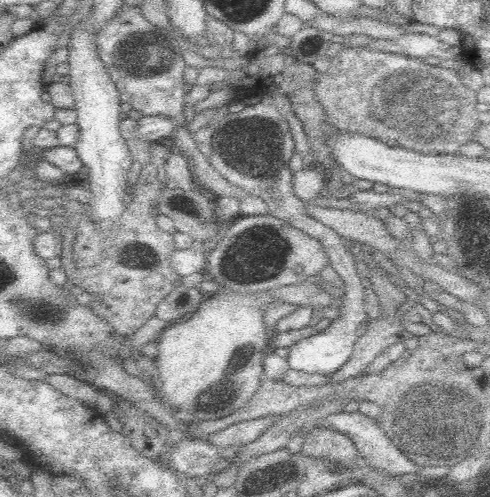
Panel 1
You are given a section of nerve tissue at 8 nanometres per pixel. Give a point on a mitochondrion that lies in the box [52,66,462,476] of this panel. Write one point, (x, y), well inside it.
(241, 147)

